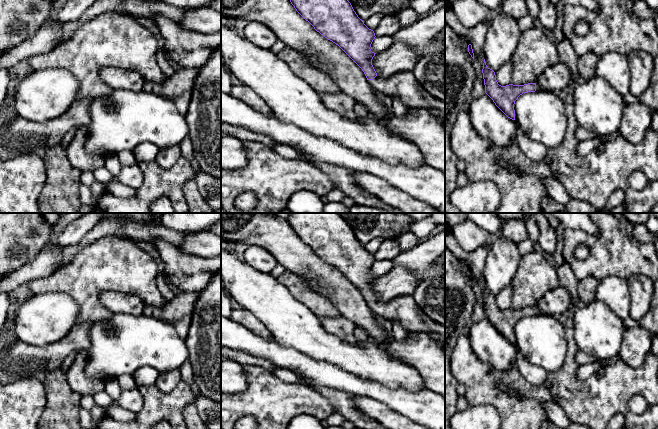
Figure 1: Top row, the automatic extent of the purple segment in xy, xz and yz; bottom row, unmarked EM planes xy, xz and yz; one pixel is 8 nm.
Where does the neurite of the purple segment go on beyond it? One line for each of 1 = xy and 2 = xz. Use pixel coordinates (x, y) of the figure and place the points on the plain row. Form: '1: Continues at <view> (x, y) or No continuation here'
1: No continuation here
2: Continues at xz (404, 309)

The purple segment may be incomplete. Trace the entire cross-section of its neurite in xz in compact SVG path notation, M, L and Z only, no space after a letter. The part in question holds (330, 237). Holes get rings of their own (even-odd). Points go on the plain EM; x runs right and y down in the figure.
M292 213L287 221L296 235L317 256L338 269L362 293L369 308L377 317L388 323L399 322L408 334L429 333L445 348L445 326L430 319L416 304L412 295L394 298L388 302L377 299L372 289L376 277L370 273L376 261L375 257L358 241L351 227L338 213Z

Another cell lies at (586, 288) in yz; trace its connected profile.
M593 276L586 277L579 281L577 295L580 303L588 304L595 300L595 290L598 283L599 280Z

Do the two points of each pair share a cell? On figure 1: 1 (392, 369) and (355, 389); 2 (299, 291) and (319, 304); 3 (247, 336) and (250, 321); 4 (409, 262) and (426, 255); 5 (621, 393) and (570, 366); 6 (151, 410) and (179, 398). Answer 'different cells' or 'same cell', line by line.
1: different cells
2: same cell
3: different cells
4: same cell
5: same cell
6: same cell

